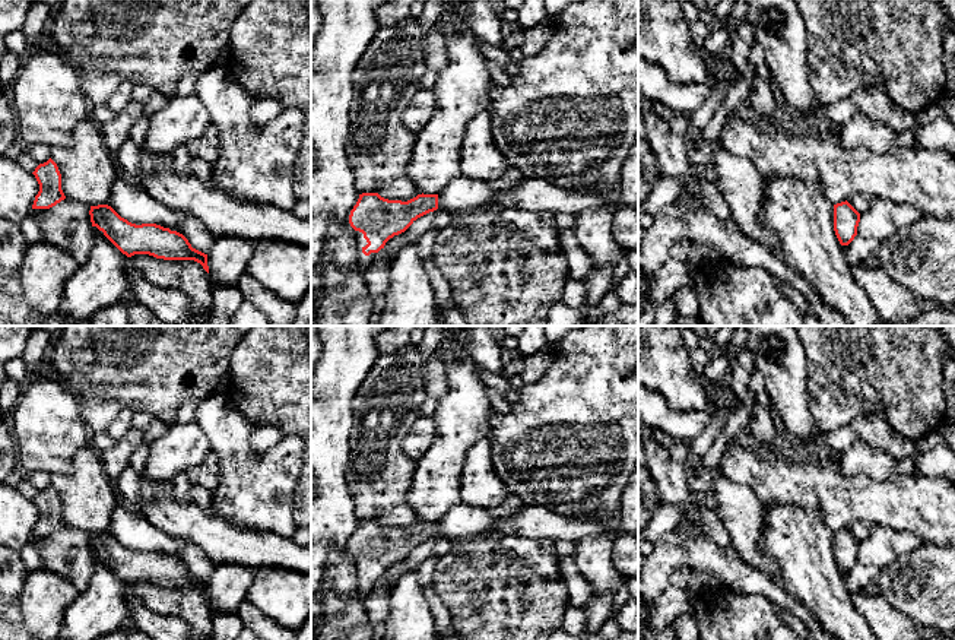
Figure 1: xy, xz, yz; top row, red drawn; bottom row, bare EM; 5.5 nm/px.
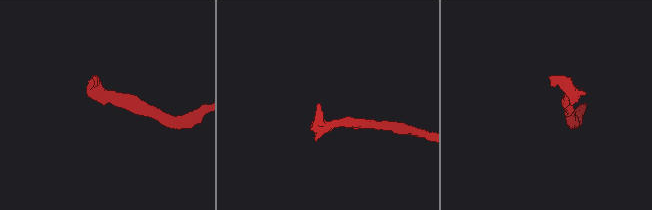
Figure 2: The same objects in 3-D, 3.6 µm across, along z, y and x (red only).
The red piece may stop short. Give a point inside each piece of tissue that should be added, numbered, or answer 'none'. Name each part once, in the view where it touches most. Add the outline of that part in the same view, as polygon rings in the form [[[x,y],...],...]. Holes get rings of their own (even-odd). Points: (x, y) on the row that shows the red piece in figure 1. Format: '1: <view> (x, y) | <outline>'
1: xz (364, 262) | [[[355,231],[355,241],[356,241],[356,251],[358,251],[358,269],[364,275],[368,272],[369,266],[372,264],[377,253],[371,253],[369,256],[365,256],[362,253],[362,248],[368,244],[362,232]]]

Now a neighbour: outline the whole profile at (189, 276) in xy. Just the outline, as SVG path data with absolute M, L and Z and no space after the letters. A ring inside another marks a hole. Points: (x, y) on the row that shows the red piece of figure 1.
M149 254L130 257L134 267L149 283L180 289L188 295L197 311L207 311L212 307L212 279L203 266L194 260L164 260Z

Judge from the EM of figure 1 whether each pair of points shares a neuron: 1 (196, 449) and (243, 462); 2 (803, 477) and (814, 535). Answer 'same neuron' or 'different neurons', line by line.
1: different neurons
2: different neurons

